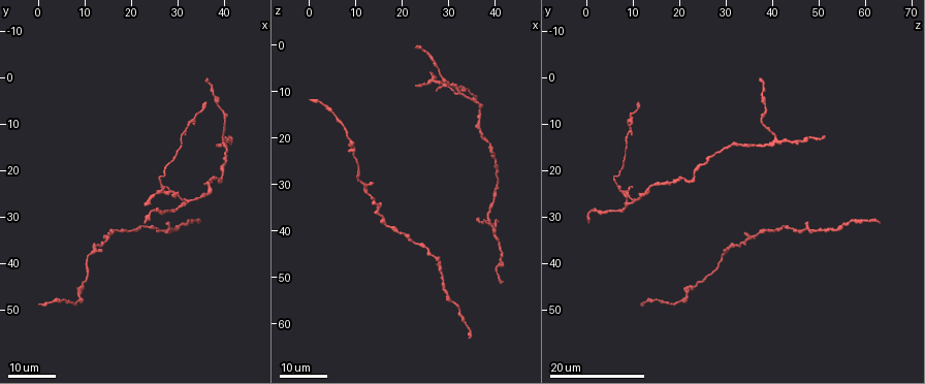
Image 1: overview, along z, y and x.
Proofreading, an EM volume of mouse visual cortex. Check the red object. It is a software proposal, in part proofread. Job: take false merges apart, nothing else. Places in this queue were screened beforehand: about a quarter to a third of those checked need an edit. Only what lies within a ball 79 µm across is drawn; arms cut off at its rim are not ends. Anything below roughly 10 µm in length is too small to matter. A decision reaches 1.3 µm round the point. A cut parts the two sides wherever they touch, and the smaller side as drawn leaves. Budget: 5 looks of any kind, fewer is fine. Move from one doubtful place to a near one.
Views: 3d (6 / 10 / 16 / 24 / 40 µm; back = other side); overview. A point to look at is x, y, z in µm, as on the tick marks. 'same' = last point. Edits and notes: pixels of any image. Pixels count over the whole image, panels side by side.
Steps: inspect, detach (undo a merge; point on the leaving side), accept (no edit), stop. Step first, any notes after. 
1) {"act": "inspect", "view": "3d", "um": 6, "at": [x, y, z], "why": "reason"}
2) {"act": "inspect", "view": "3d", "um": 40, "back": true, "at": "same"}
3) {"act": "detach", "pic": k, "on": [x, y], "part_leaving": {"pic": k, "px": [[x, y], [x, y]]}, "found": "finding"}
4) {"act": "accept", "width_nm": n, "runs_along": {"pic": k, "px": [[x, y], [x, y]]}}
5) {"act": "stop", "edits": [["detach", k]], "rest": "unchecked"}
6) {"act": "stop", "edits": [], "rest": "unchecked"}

{"act": "inspect", "view": "3d", "um": 24, "at": [40.0, 13.5, 41.0], "why": "branch point"}

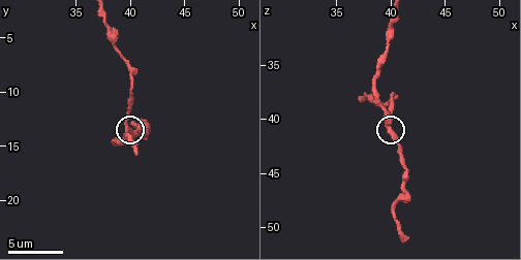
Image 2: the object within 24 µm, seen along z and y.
{"act": "inspect", "view": "3d", "um": 6, "at": "same"}

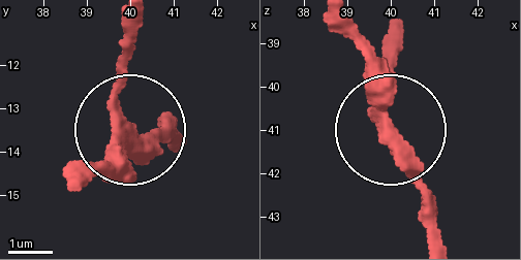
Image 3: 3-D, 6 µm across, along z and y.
{"act": "inspect", "view": "3d", "um": 6, "back": true, "at": "same", "why": "from behind"}

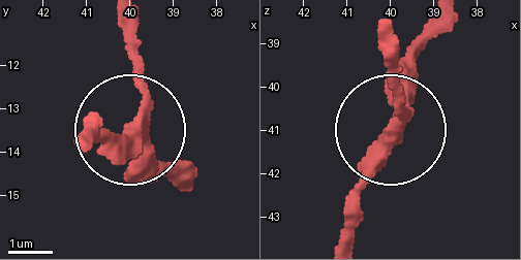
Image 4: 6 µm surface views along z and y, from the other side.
{"act": "accept", "arms": 3, "runs_along": {"pic": 4, "px": [[81, 143], [121, 140], [136, 122], [144, 55], [132, 22]]}, "found": "continuous, no second cell"}

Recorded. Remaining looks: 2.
{"act": "inspect", "view": "3d", "um": 10, "at": [40.2, 9.2, 37.6], "why": "calibre changes"}

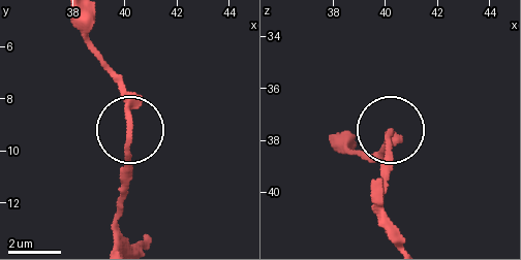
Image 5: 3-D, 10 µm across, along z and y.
{"act": "accept", "found": "continuous, no second cell"}

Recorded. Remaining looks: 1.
{"act": "stop", "edits": [], "rest": "unchecked"}

